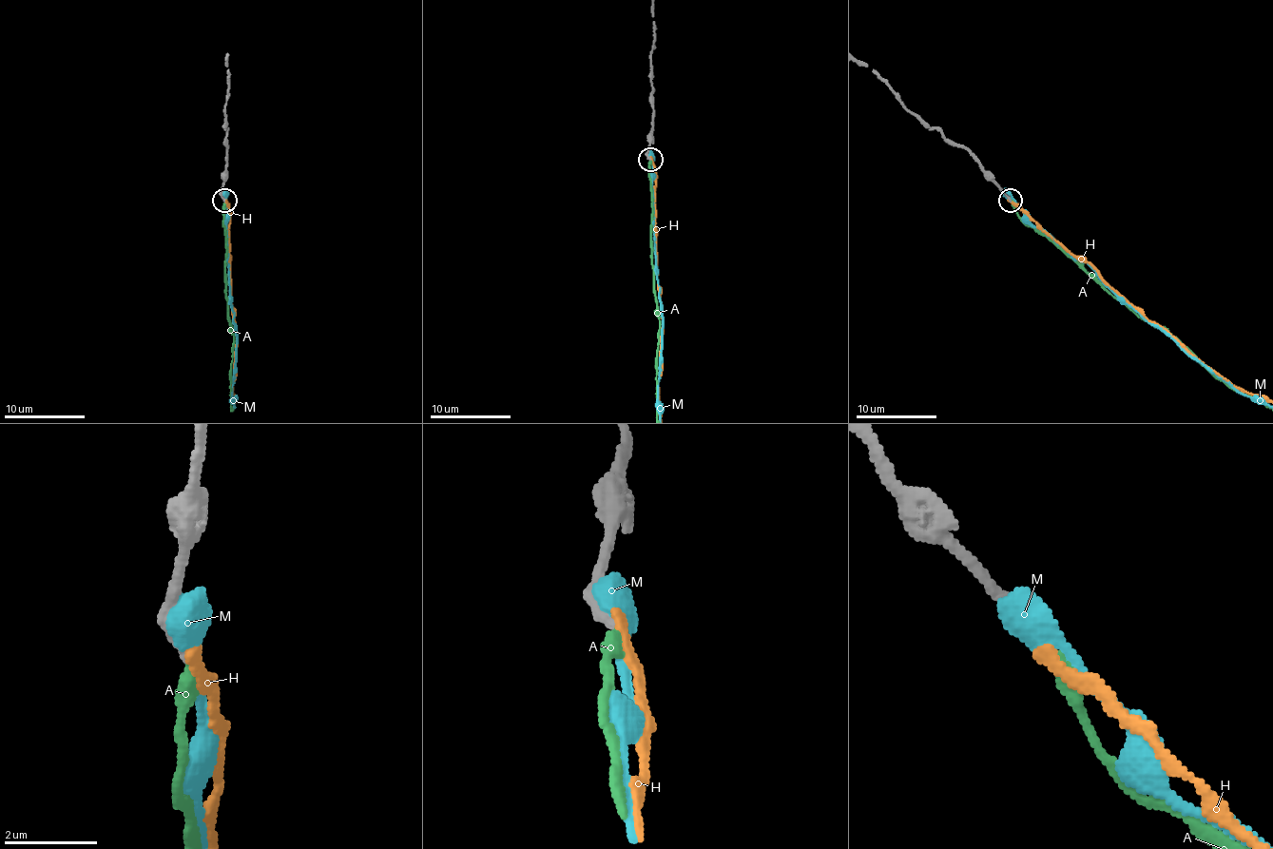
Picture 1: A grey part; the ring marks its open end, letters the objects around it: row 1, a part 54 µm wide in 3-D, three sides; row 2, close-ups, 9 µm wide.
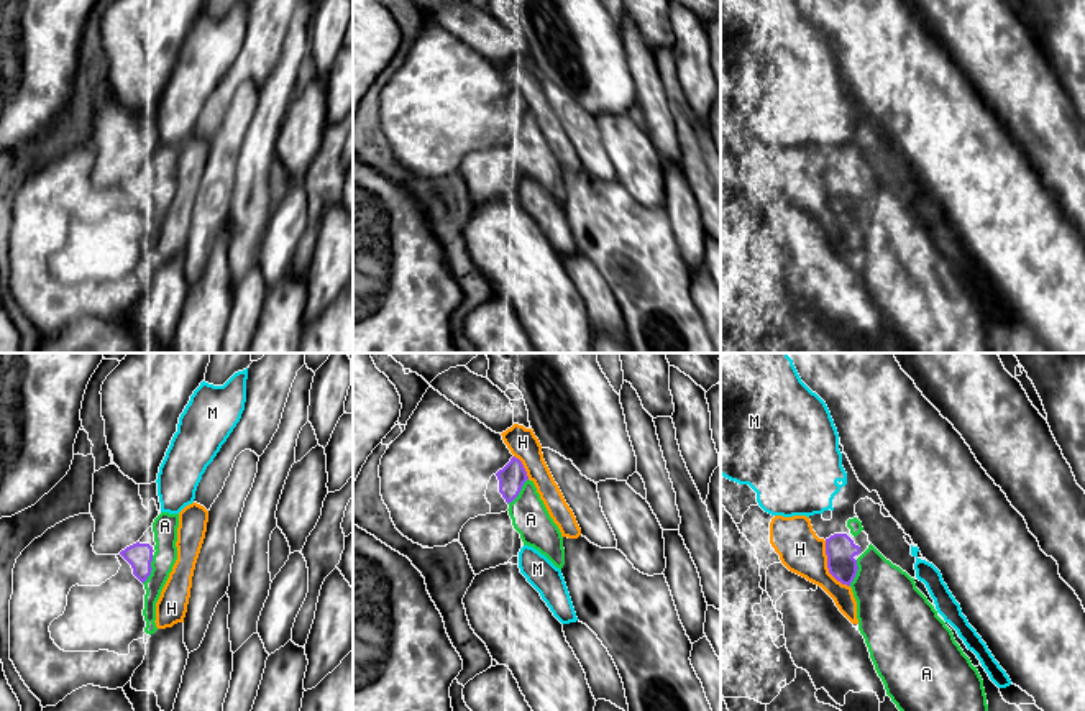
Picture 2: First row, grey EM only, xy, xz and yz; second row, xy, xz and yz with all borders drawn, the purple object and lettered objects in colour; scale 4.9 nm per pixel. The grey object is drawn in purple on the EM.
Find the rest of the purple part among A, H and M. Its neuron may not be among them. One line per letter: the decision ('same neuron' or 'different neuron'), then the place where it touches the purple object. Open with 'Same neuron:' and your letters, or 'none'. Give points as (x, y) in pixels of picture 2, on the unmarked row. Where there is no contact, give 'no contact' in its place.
Same neuron: A
A: same neuron | xy (151, 201)
H: different neuron | yz (828, 199)
M: different neuron | no contact

